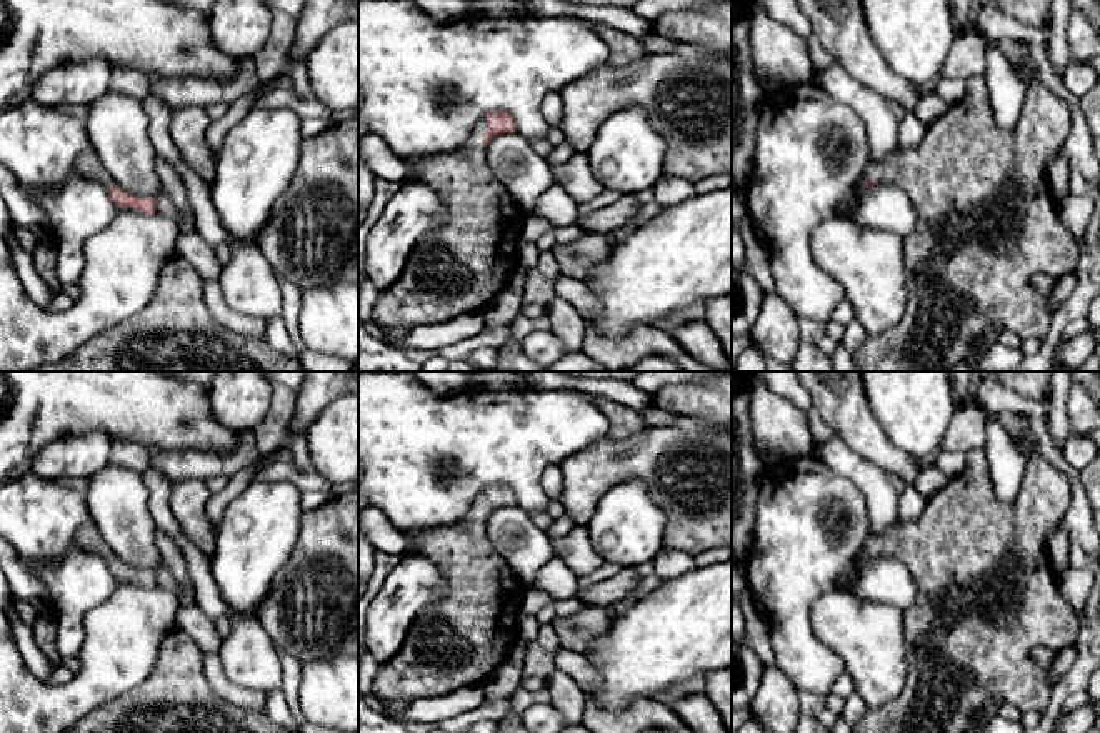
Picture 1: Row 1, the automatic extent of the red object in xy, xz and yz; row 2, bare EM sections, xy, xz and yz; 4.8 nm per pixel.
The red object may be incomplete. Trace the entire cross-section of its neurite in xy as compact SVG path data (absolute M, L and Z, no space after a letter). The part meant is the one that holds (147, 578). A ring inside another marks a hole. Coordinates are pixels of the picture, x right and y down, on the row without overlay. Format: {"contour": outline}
{"contour": "M93 521L83 525L78 528L75 535L75 543L100 558L103 558L112 573L117 576L118 583L120 581L135 581L143 588L153 588L157 586L157 576L155 571L145 570L145 571L135 571L128 566L125 566L112 551L112 548L107 545L107 541L102 538L100 530Z"}

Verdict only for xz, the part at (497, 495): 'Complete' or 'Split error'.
Split error

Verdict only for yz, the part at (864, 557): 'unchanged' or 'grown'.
grown

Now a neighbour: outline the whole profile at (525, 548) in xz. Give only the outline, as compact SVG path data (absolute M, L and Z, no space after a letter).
M518 505L495 510L485 523L495 551L527 590L538 570L555 556L547 531L540 530Z

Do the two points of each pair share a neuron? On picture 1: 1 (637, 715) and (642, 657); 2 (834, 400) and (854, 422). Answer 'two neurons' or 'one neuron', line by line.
1: two neurons
2: one neuron

